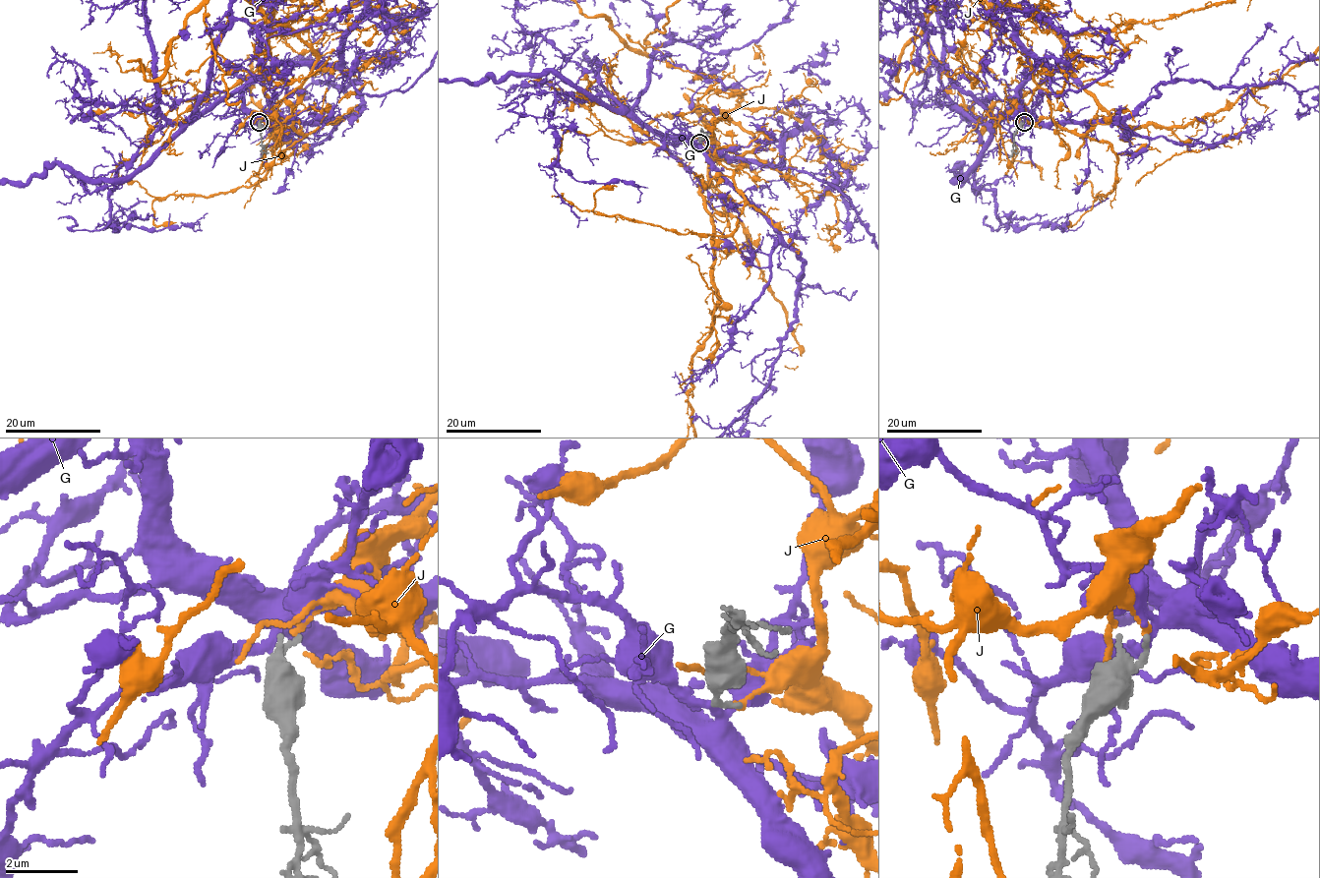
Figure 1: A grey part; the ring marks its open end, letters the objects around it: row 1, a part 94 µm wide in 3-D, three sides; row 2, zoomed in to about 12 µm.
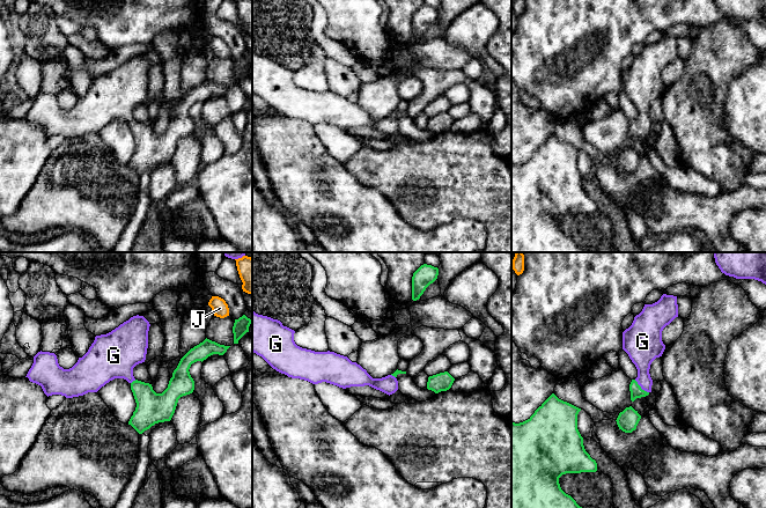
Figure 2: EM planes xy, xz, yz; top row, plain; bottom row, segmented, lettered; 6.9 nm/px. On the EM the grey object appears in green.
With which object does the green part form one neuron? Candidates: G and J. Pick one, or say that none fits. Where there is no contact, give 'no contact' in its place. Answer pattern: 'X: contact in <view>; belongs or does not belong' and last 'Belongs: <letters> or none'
G: contact in yz; belongs
J: no contact; does not belong
Belongs: G

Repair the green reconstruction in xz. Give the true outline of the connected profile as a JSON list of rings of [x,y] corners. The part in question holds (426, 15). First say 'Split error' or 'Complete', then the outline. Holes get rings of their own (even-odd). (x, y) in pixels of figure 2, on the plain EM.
Complete. [[[427,5],[421,6],[412,17],[412,41],[419,41],[426,29],[437,20],[437,16],[437,8]]]

